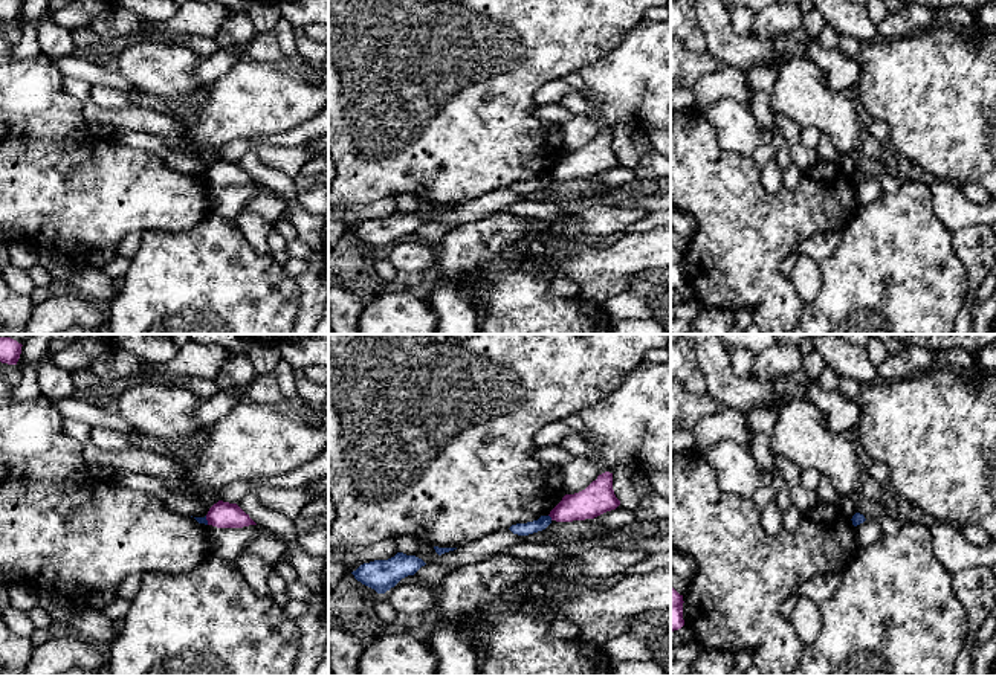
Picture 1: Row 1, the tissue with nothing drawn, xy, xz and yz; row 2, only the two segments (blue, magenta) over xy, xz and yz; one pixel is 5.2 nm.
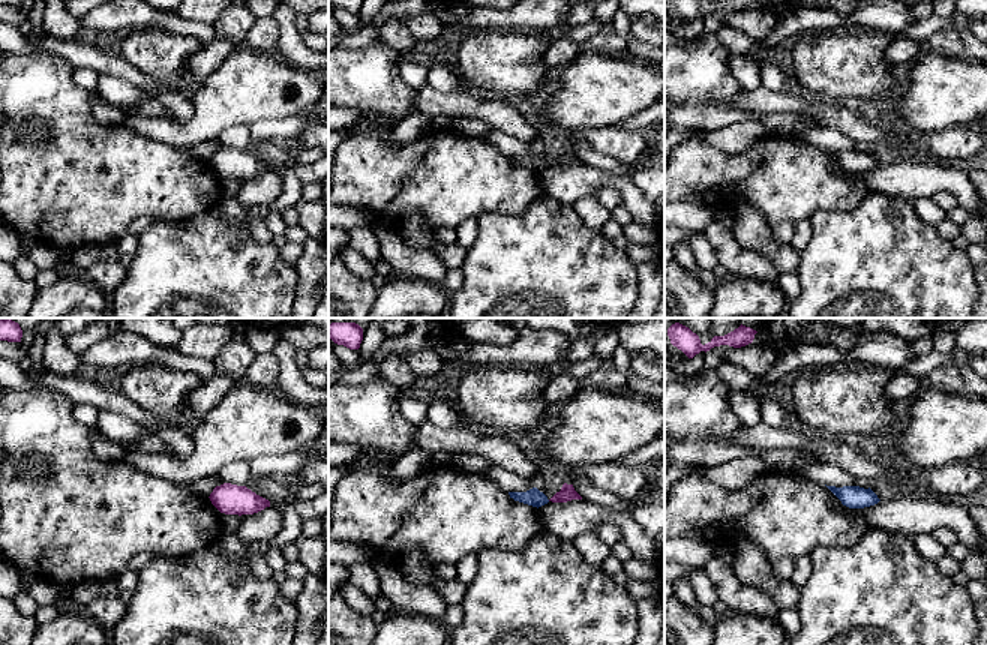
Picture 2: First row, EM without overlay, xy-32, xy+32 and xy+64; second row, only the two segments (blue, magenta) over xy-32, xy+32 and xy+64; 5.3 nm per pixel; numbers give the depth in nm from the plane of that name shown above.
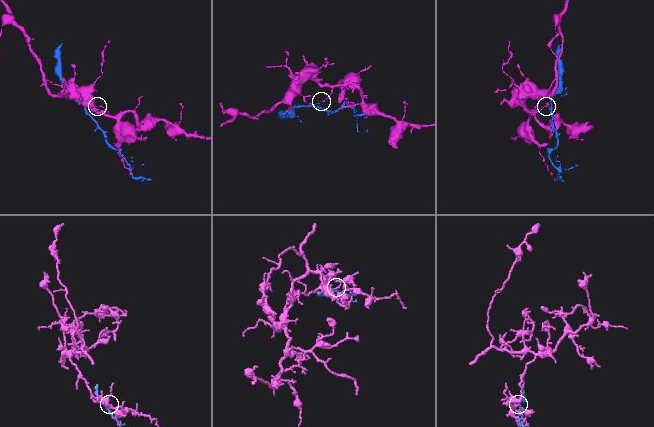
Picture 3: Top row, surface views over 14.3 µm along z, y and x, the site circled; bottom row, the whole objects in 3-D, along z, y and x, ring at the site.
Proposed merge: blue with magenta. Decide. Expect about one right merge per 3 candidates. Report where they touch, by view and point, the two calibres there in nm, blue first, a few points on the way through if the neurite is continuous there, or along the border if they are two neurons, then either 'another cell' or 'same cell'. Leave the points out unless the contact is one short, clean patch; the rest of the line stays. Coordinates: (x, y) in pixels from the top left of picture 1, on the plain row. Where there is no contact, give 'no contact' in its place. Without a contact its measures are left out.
meets blue in xz at (550, 176); 70 nm thick on the blue side, 160 nm on the other; border along xz (549, 173), (552, 177); another cell

